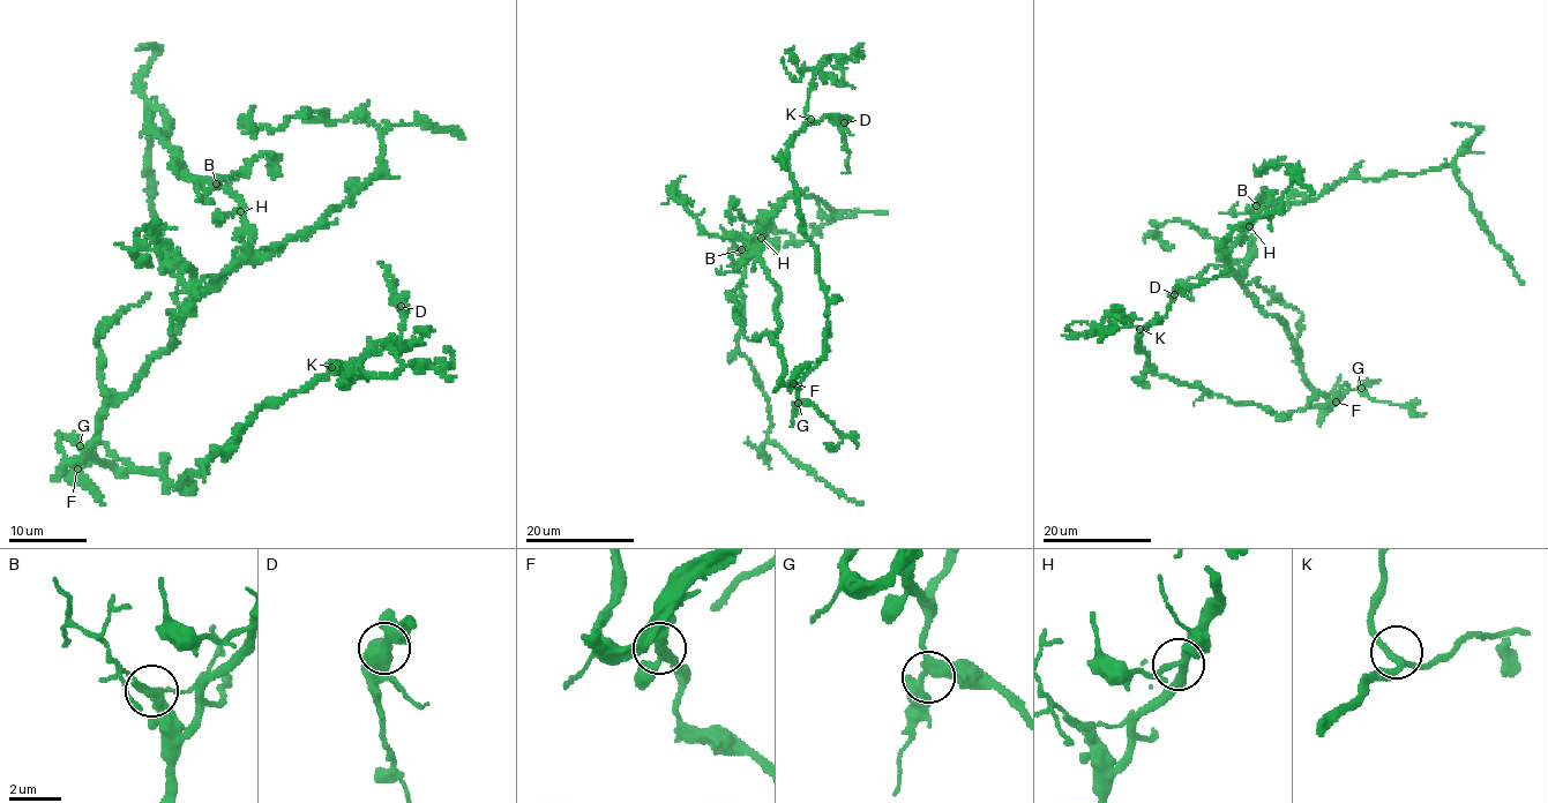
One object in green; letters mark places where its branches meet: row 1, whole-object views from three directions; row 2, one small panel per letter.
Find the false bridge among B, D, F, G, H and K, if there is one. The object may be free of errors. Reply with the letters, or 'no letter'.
no letter

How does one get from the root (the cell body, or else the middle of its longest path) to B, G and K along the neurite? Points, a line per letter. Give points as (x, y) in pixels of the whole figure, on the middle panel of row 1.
B: (771, 335), (779, 325), (775, 312), (778, 289), (758, 253), (769, 220), (752, 254), (748, 256), (741, 249)
G: (771, 335), (782, 351), (784, 366), (782, 381), (794, 383), (798, 403)
K: (771, 335), (783, 382), (798, 388), (823, 358), (828, 327), (816, 249), (786, 164), (810, 119)

